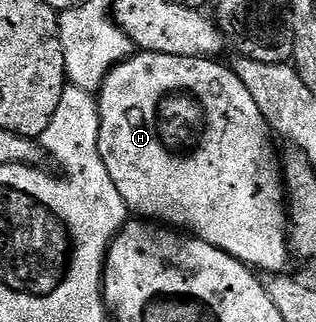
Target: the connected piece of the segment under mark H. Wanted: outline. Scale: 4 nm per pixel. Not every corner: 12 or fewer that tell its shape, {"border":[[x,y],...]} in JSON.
{"border":[[136,52],[97,91],[132,215],[287,270],[280,159],[230,65]]}

